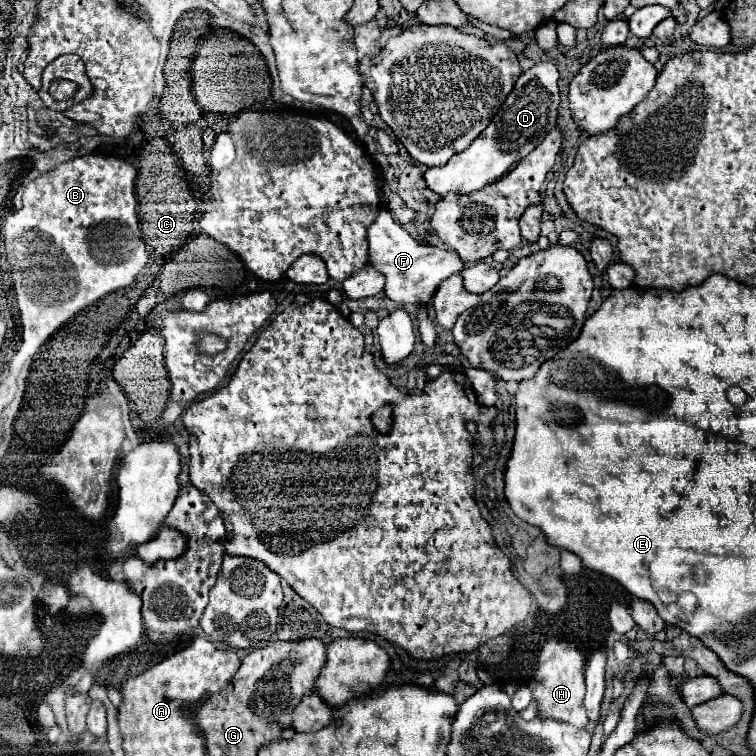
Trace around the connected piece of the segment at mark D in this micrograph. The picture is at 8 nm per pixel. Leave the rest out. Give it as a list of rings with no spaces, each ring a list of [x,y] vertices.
[[[540,62],[526,70],[514,90],[508,94],[500,112],[492,118],[488,128],[460,154],[454,154],[440,168],[426,168],[426,186],[438,196],[446,194],[470,194],[486,184],[500,180],[504,174],[514,170],[520,160],[524,160],[556,126],[556,108],[560,104],[558,92],[558,68],[552,62]]]

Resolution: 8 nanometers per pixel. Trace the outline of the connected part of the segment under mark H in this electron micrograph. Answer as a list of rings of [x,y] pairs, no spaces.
[[[554,638],[542,646],[538,656],[538,668],[534,672],[534,682],[530,684],[532,700],[536,702],[540,718],[568,722],[576,728],[584,728],[588,724],[588,716],[584,708],[584,694],[586,694],[584,664],[586,664],[586,658],[578,650],[578,646],[574,646],[568,640]]]

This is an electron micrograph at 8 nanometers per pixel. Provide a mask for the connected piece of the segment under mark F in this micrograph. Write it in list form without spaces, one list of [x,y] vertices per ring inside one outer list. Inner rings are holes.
[[[386,206],[380,208],[376,220],[368,228],[368,252],[370,264],[386,276],[386,298],[394,302],[426,302],[428,298],[432,298],[436,286],[442,280],[446,280],[452,274],[460,274],[466,268],[456,252],[436,246],[424,246],[418,240],[414,240],[400,224],[392,220]]]

